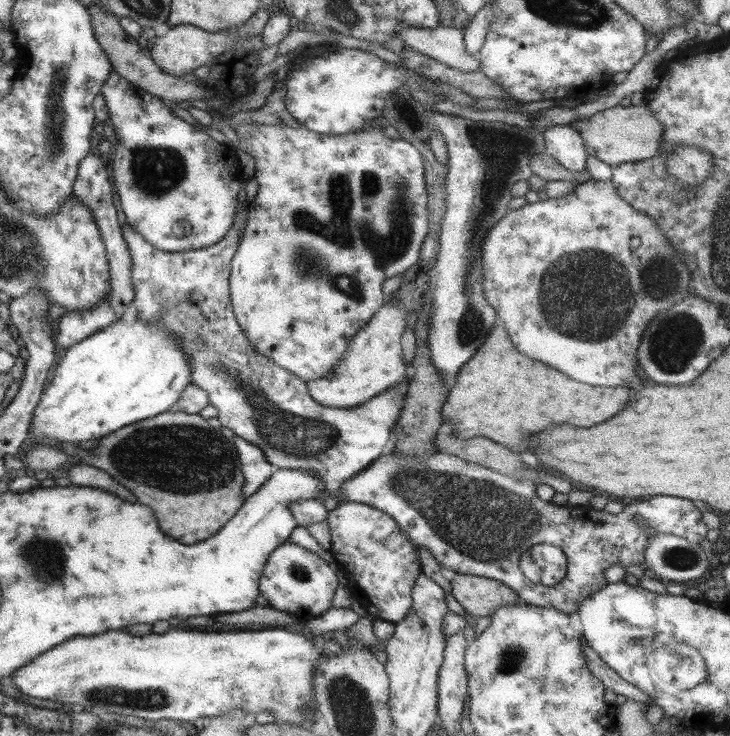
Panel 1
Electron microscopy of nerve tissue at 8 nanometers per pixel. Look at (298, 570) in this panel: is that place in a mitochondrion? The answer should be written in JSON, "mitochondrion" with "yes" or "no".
{"mitochondrion":"yes"}

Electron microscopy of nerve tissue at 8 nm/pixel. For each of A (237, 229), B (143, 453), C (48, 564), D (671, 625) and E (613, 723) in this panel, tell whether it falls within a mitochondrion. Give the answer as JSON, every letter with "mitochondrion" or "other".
{"A":"other","B":"mitochondrion","C":"mitochondrion","D":"other","E":"other"}

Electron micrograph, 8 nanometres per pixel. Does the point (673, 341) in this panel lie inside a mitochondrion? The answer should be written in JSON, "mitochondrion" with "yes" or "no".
{"mitochondrion":"yes"}

